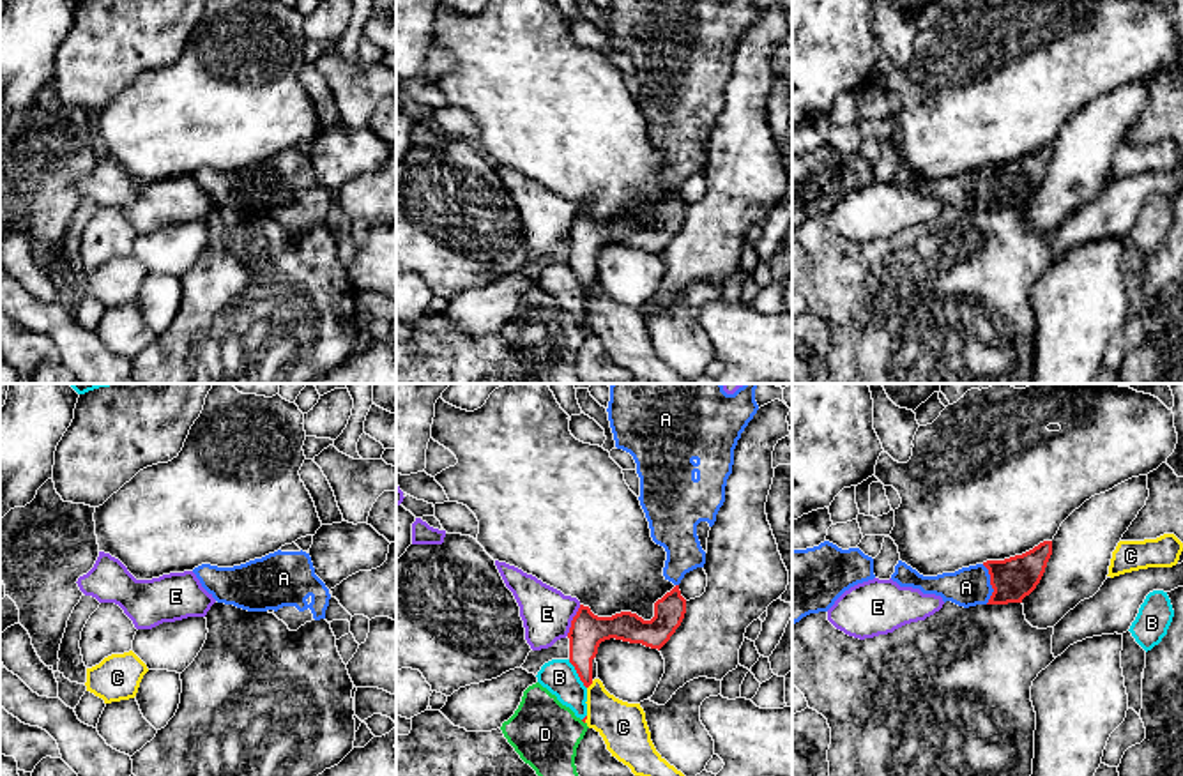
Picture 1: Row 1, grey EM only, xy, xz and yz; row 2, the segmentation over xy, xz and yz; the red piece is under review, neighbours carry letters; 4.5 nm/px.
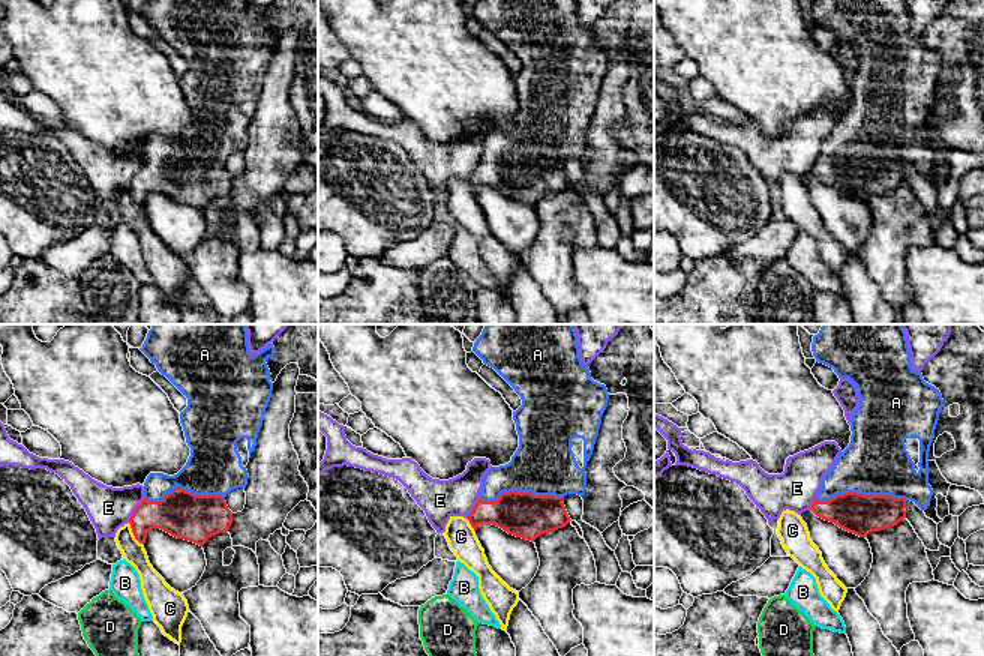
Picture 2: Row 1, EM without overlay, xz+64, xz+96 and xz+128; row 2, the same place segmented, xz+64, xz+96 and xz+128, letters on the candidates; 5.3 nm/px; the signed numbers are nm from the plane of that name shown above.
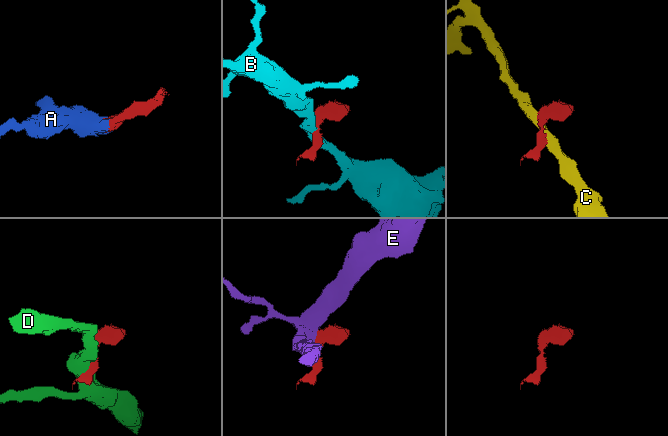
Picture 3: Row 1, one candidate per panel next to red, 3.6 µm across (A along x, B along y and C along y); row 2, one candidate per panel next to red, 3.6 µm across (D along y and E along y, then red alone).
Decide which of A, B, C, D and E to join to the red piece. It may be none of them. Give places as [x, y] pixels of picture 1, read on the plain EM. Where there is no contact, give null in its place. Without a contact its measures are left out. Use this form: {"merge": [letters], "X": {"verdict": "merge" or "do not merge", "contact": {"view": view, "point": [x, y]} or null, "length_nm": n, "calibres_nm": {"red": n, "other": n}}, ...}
{"merge": ["A"], "A": {"verdict": "merge", "contact": {"view": "yz", "point": [991, 188]}, "length_nm": 190, "calibres_nm": {"red": 200, "other": 180}}, "B": {"verdict": "do not merge", "contact": {"view": "xz", "point": [577, 276]}, "length_nm": 160, "calibres_nm": {"red": 160, "other": 160}}, "C": {"verdict": "do not merge", "contact": {"view": "xz", "point": [591, 287]}, "length_nm": 50, "calibres_nm": {"red": 160, "other": 220}}, "D": {"verdict": "do not merge", "contact": null}, "E": {"verdict": "do not merge", "contact": {"view": "xz", "point": [572, 225]}, "length_nm": 160, "calibres_nm": {"red": 160, "other": 240}}}

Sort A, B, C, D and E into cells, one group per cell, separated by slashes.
A / B / C / D / E

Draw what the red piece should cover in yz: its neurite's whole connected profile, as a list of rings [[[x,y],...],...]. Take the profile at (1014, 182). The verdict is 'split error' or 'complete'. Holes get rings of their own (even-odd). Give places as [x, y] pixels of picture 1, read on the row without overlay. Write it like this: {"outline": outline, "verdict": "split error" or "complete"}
{"outline": [[[1043,145],[1022,159],[987,164],[937,180],[923,180],[898,164],[891,184],[900,191],[920,193],[923,198],[941,200],[944,207],[951,205],[964,212],[1022,207],[1040,187],[1050,159],[1052,145]]], "verdict": "split error"}

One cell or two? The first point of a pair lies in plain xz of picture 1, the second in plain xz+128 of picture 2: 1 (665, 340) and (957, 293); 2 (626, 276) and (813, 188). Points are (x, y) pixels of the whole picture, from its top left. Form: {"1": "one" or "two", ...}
{"1": "two", "2": "one"}

